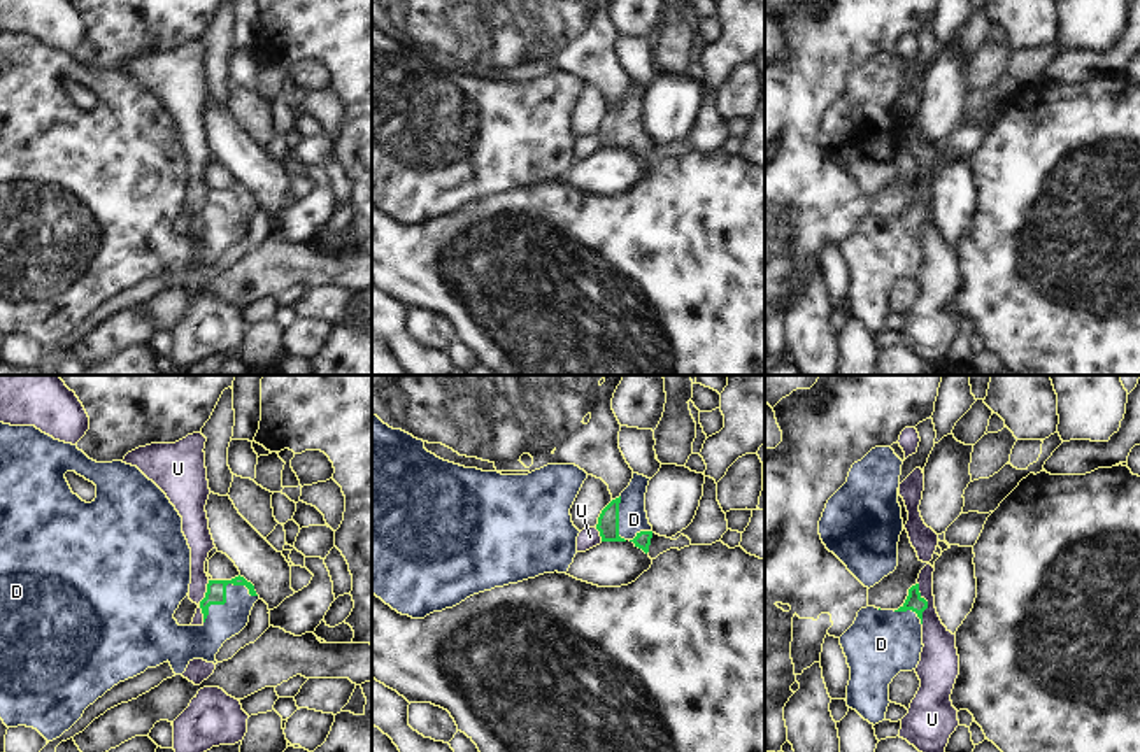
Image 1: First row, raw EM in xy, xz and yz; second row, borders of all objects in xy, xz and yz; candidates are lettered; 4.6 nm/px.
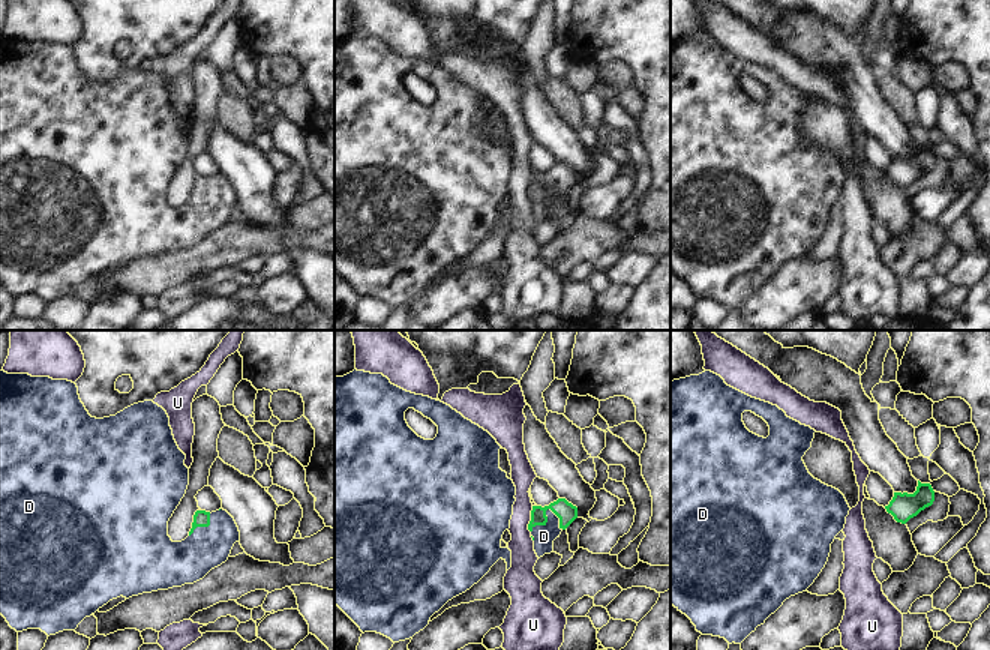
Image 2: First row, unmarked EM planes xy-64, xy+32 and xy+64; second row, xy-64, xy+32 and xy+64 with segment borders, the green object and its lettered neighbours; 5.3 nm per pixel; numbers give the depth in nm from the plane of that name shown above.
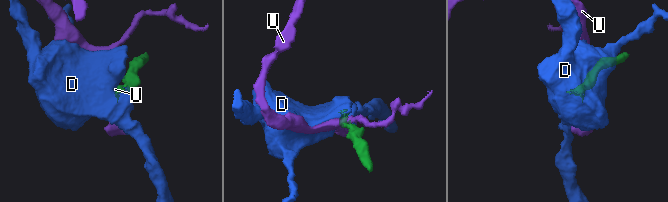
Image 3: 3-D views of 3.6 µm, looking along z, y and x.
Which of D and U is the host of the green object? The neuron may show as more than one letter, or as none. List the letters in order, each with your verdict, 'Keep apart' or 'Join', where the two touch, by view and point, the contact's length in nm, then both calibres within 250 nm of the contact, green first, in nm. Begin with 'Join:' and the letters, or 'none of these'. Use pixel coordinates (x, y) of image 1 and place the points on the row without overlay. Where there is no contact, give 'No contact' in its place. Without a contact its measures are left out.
Join: D
D: Join. Touches green at xy (225, 202). Shared border 280 nm. Thickness 100 nm (green) against 160 nm
U: Keep apart. Touches green at yz (926, 211). Shared border 190 nm. Thickness 80 nm (green) against 170 nm

